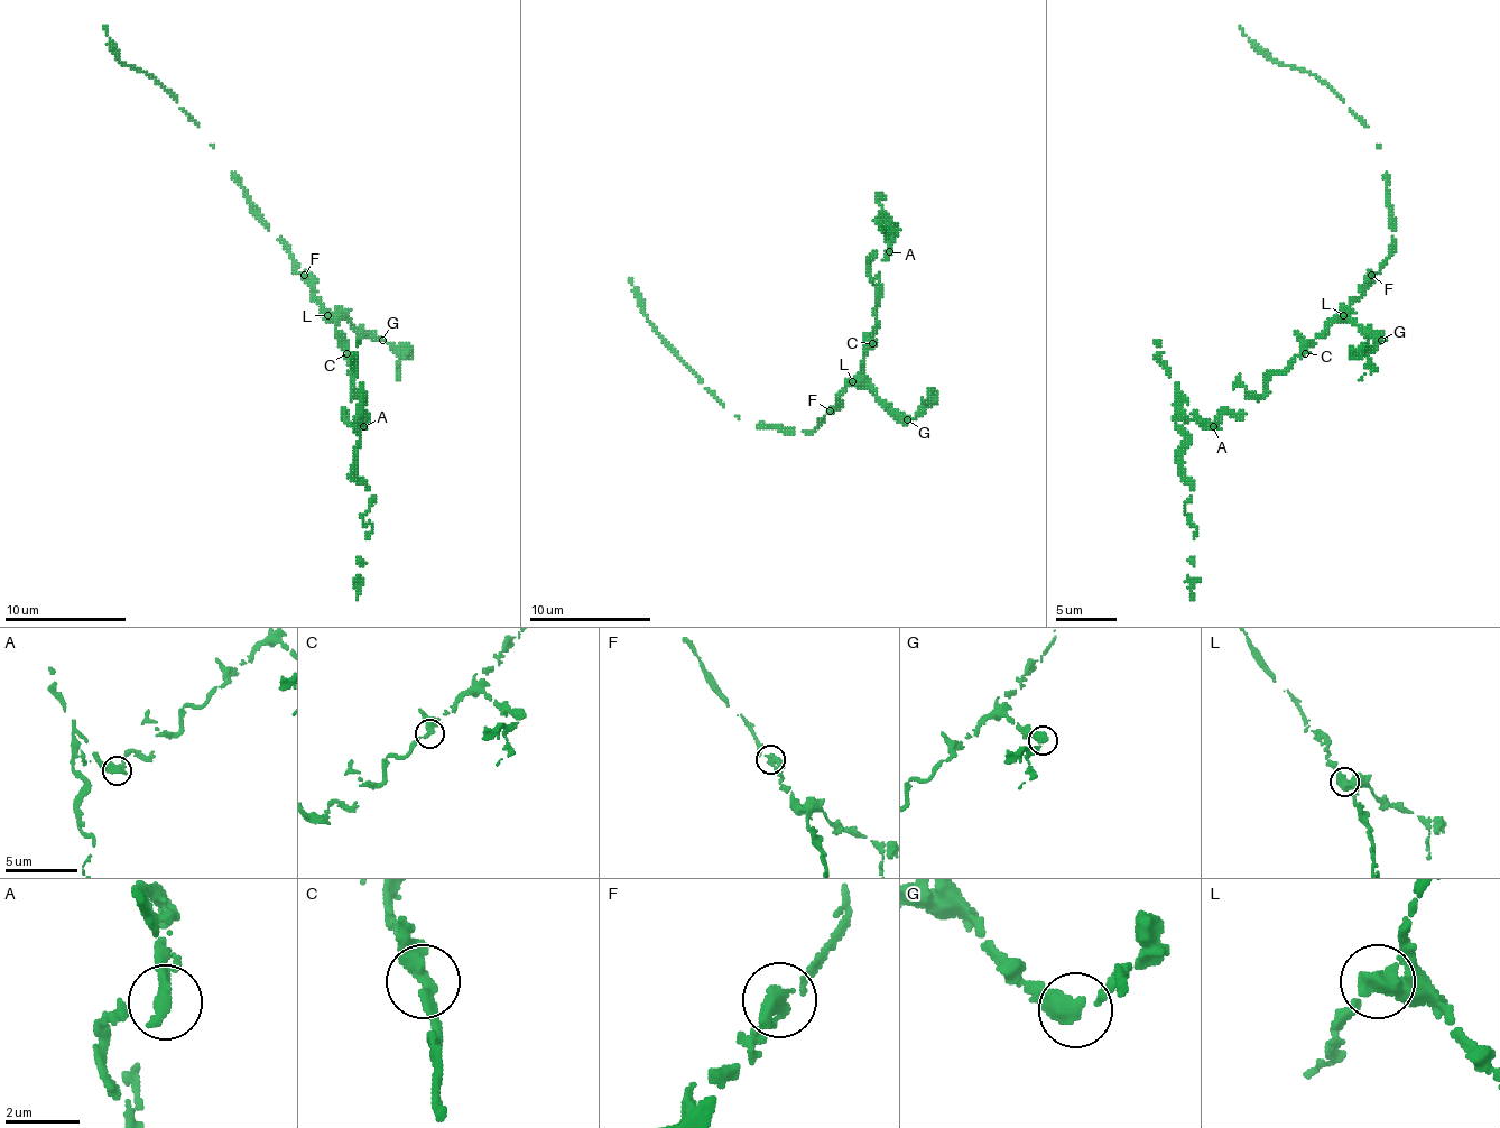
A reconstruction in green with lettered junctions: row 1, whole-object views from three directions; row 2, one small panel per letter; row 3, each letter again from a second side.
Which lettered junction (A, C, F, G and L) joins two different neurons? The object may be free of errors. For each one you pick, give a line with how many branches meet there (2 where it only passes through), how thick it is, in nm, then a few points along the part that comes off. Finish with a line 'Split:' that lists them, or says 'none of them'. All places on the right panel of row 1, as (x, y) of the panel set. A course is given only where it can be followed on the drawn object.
Split: none of them

